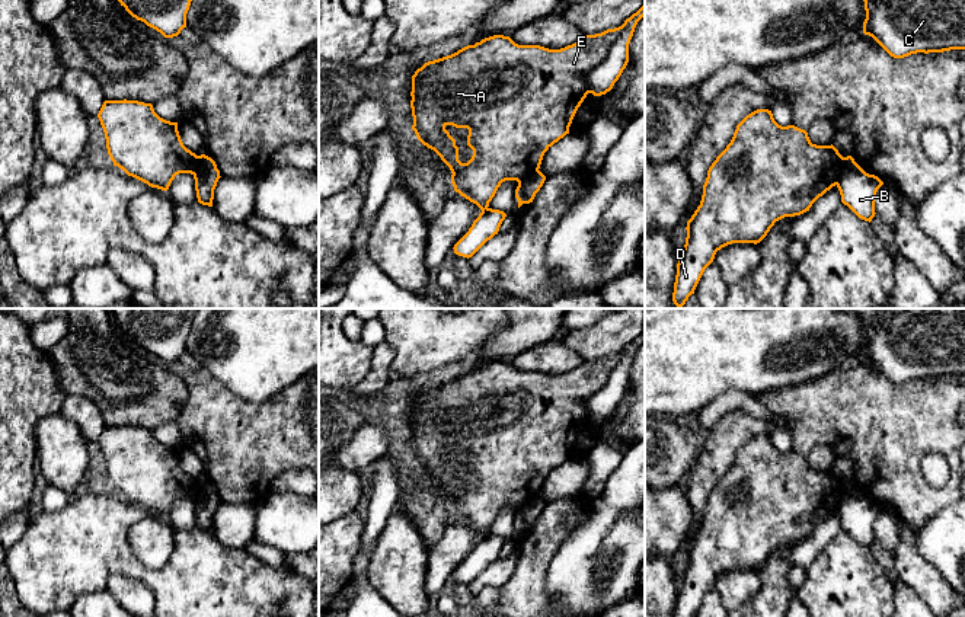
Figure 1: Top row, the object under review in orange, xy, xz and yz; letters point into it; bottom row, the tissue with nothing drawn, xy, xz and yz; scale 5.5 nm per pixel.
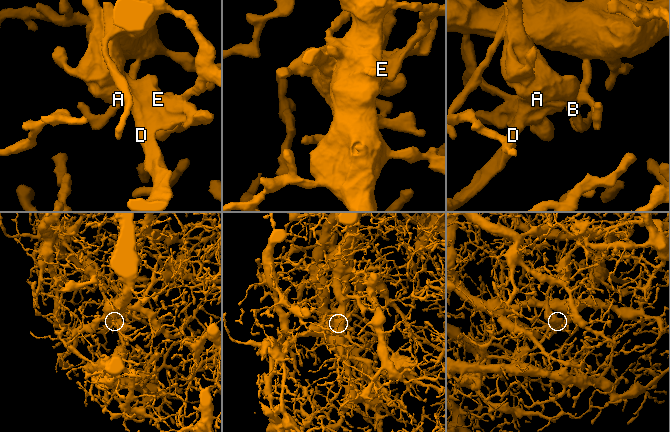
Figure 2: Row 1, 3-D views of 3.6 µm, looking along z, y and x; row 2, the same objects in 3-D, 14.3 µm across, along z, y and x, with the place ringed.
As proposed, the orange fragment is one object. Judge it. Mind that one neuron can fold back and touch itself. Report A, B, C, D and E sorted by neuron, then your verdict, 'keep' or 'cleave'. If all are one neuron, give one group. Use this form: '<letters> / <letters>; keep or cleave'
A D E / B C; cleave

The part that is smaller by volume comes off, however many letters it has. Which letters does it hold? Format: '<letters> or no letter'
A, D, E

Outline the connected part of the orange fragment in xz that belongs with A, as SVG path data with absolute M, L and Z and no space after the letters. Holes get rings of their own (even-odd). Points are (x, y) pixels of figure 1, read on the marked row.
M623 25L601 33L584 35L575 44L560 49L518 45L509 36L493 35L451 55L428 61L412 76L412 130L418 140L434 150L450 167L454 191L485 210L502 182L520 182L539 170L544 153L569 134L572 119L588 95L589 73L605 60L622 31ZM447 125L469 130L467 146L473 150L473 156L467 163L458 160L458 147L445 130Z

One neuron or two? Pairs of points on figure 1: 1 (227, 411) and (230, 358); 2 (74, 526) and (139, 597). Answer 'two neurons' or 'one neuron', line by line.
1: two neurons
2: two neurons

